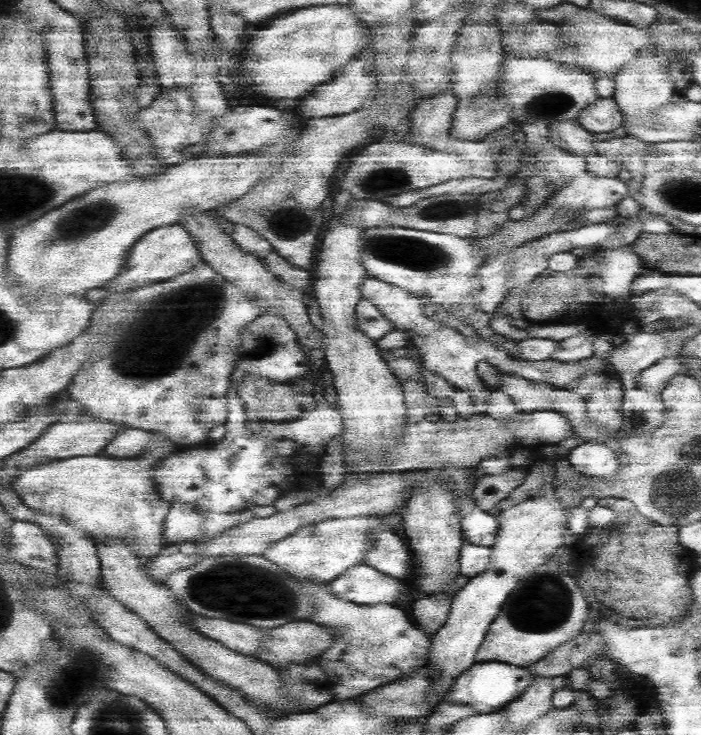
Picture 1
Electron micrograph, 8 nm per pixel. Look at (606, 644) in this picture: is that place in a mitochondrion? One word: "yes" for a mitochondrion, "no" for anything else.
no

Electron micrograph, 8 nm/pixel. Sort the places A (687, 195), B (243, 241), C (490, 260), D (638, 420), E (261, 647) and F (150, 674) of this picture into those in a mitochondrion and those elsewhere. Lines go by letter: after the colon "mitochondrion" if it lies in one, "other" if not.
A: mitochondrion
B: other
C: other
D: mitochondrion
E: other
F: other

